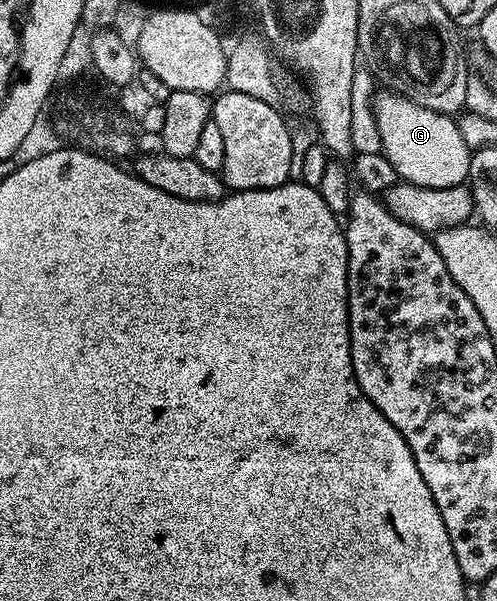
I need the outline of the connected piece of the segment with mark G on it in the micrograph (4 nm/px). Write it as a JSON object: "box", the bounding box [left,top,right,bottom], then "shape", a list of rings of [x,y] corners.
{"box":[373,91,471,188],"shape":[[[381,91],[373,101],[373,121],[377,124],[380,152],[390,161],[402,182],[423,188],[449,188],[469,176],[471,148],[460,134],[452,116],[416,105],[398,93]]]}

